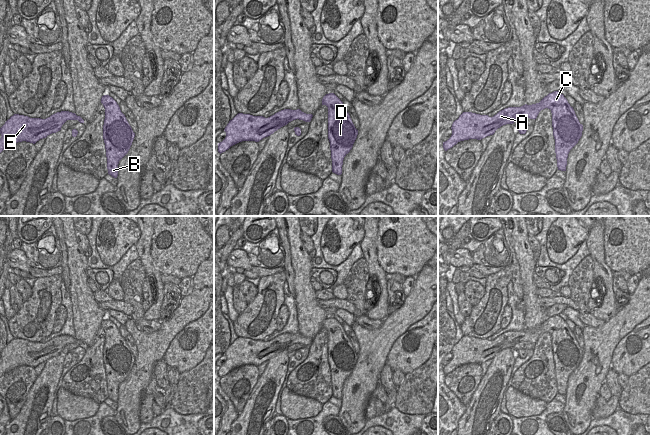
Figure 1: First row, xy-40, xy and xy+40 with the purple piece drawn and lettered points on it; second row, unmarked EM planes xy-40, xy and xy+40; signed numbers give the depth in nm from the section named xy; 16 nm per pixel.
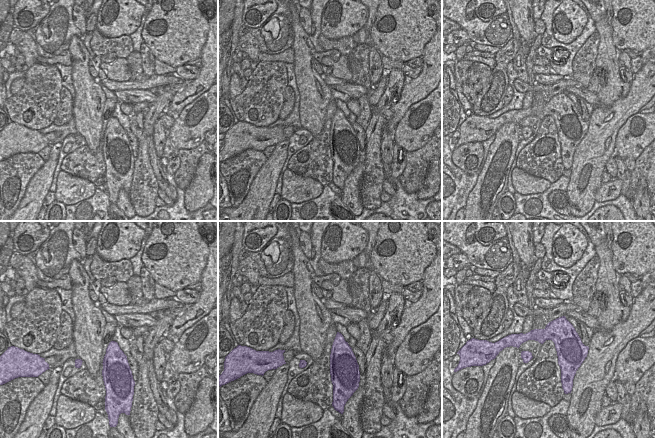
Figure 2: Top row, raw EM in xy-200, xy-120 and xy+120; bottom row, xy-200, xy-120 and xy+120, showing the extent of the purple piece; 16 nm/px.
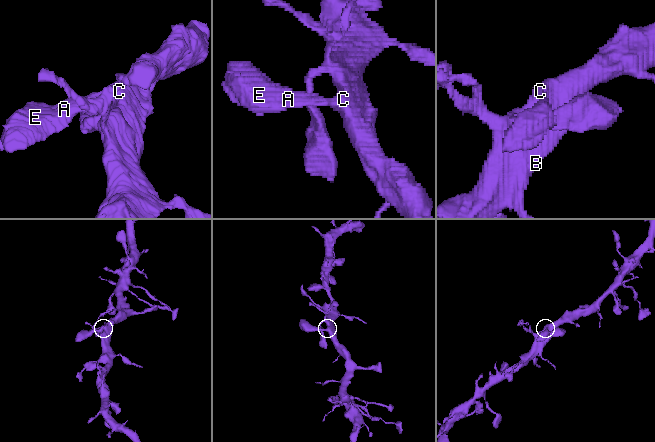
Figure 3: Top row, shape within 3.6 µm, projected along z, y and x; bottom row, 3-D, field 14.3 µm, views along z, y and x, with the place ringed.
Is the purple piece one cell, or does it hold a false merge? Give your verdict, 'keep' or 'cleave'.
keep

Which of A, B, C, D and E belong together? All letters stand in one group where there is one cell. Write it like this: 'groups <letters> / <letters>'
groups A B C D E

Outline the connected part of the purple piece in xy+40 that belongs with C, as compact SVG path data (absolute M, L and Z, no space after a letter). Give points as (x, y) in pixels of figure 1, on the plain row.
M559 315L549 317L536 328L505 332L493 341L463 336L453 346L452 359L447 365L443 366L443 372L447 375L460 365L481 364L493 359L501 350L513 348L519 342L535 344L539 336L545 332L550 333L552 337L558 394L566 395L568 378L581 362L583 349L579 346L573 331Z

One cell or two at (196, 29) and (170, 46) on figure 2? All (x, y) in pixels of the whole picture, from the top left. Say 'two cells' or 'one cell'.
one cell

